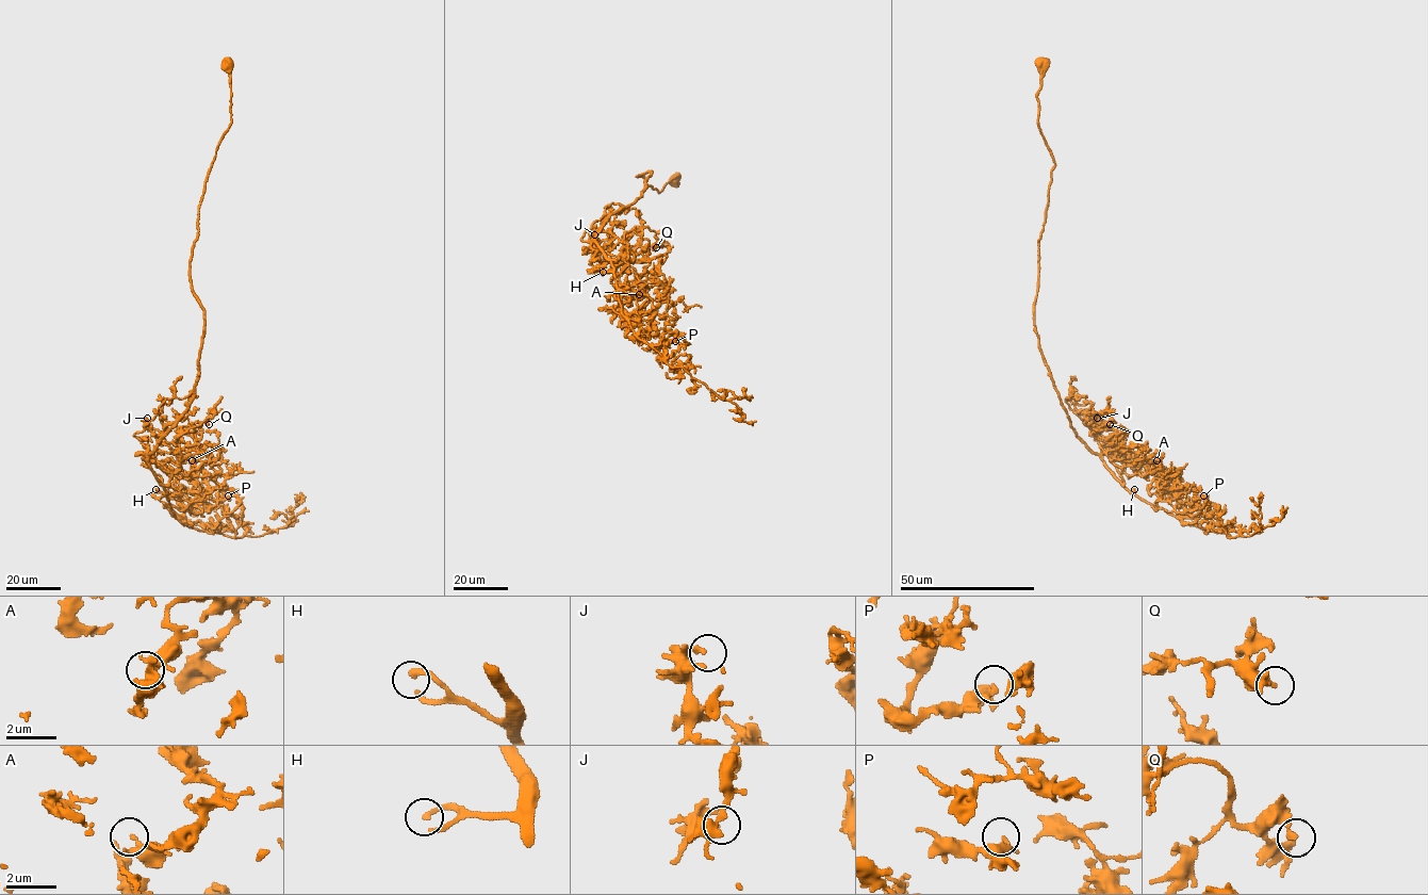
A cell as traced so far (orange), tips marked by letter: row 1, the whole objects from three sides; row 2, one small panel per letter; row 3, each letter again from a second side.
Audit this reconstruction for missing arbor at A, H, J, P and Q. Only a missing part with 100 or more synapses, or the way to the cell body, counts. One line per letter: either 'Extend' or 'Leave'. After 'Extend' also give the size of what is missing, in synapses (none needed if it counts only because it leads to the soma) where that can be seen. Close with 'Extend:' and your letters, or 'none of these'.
A: Leave
H: Extend. Roughly 130 synapses
J: Leave
P: Leave
Q: Leave
Extend: H

